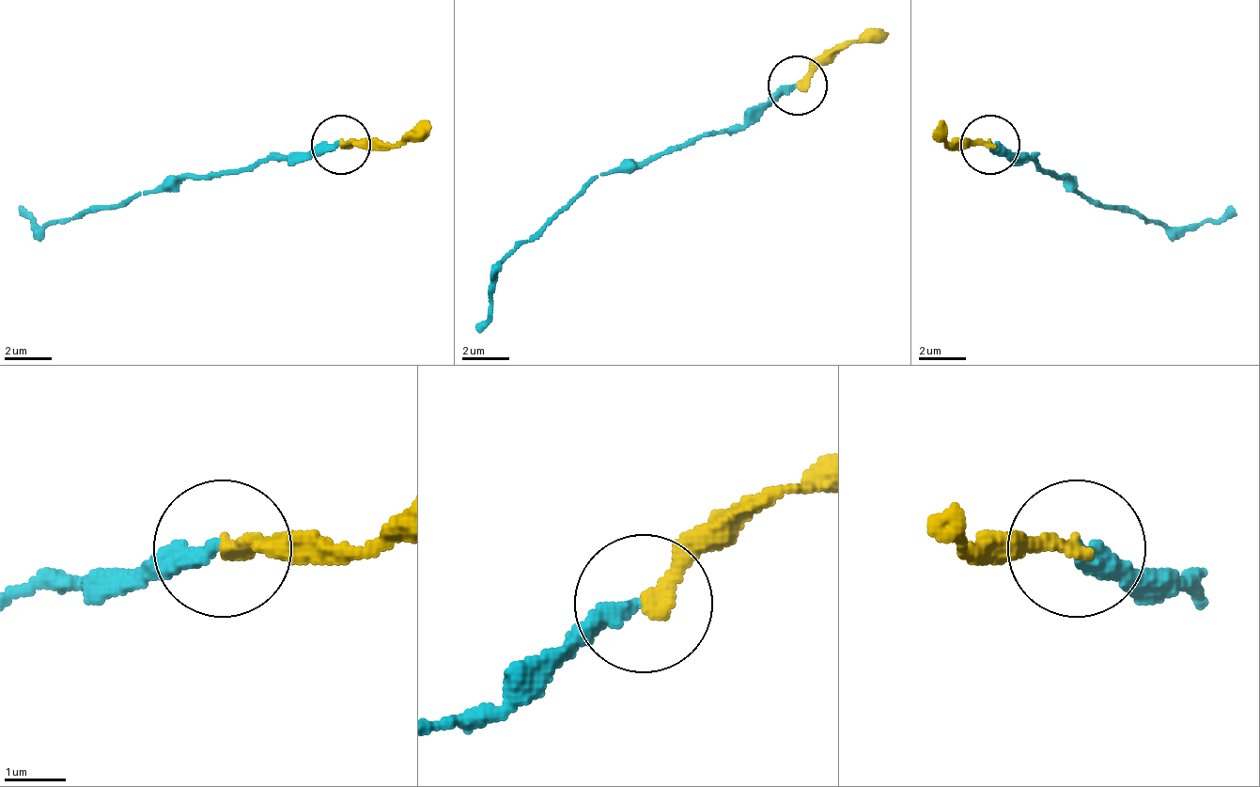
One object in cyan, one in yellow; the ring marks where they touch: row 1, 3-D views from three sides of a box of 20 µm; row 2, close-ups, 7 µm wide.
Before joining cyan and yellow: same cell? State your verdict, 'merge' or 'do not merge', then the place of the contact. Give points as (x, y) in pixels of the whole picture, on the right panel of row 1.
do not merge; at (989, 144)

